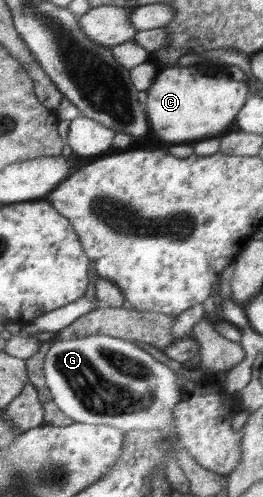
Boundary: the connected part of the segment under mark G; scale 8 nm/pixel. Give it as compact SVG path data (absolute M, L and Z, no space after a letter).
M91 334L86 337L53 340L44 359L44 377L55 404L74 422L109 425L123 432L133 429L147 431L157 429L165 433L166 438L175 437L171 413L181 398L177 374L131 341L108 334Z

